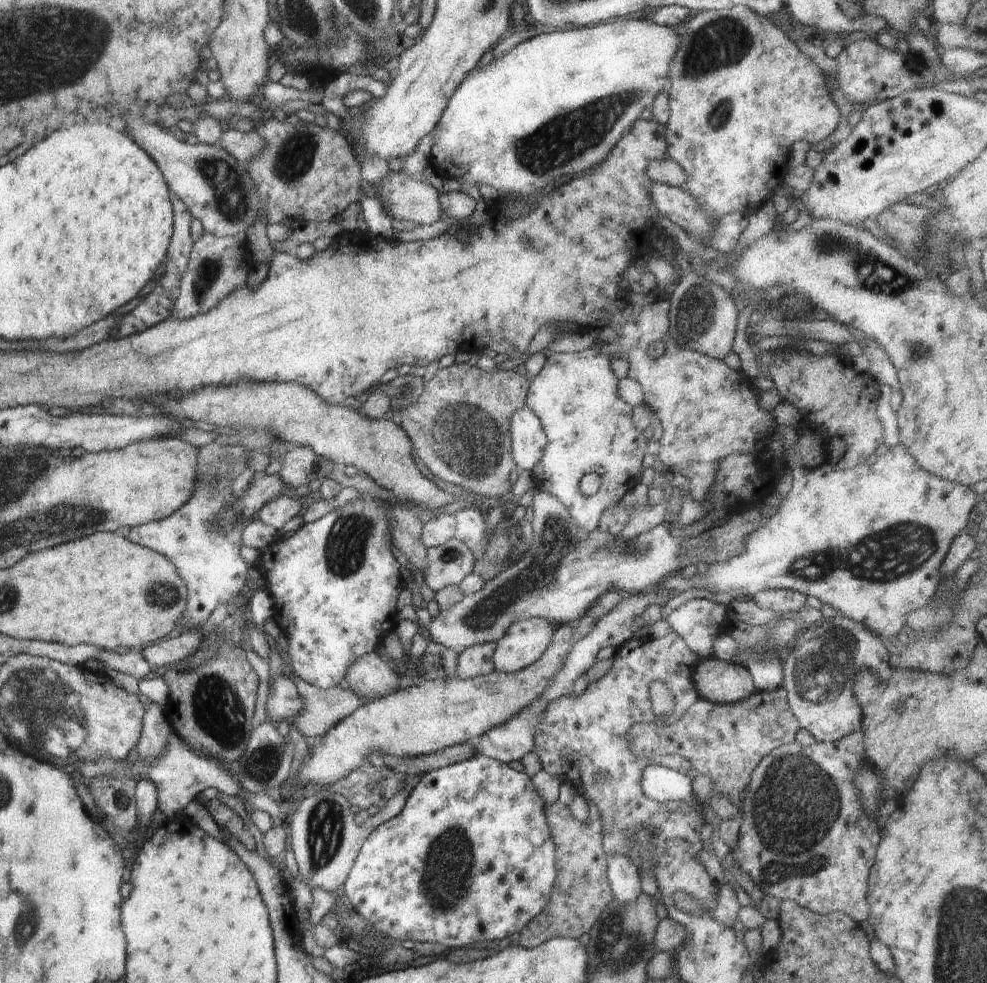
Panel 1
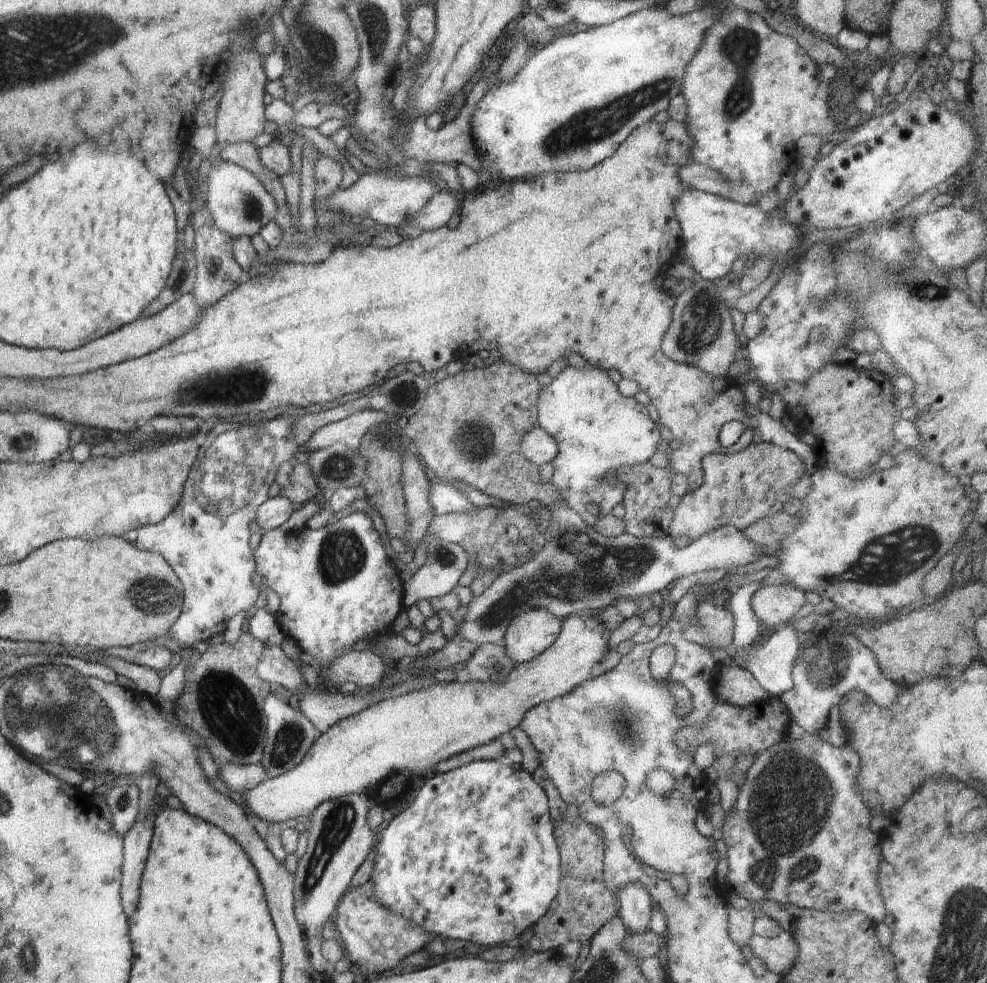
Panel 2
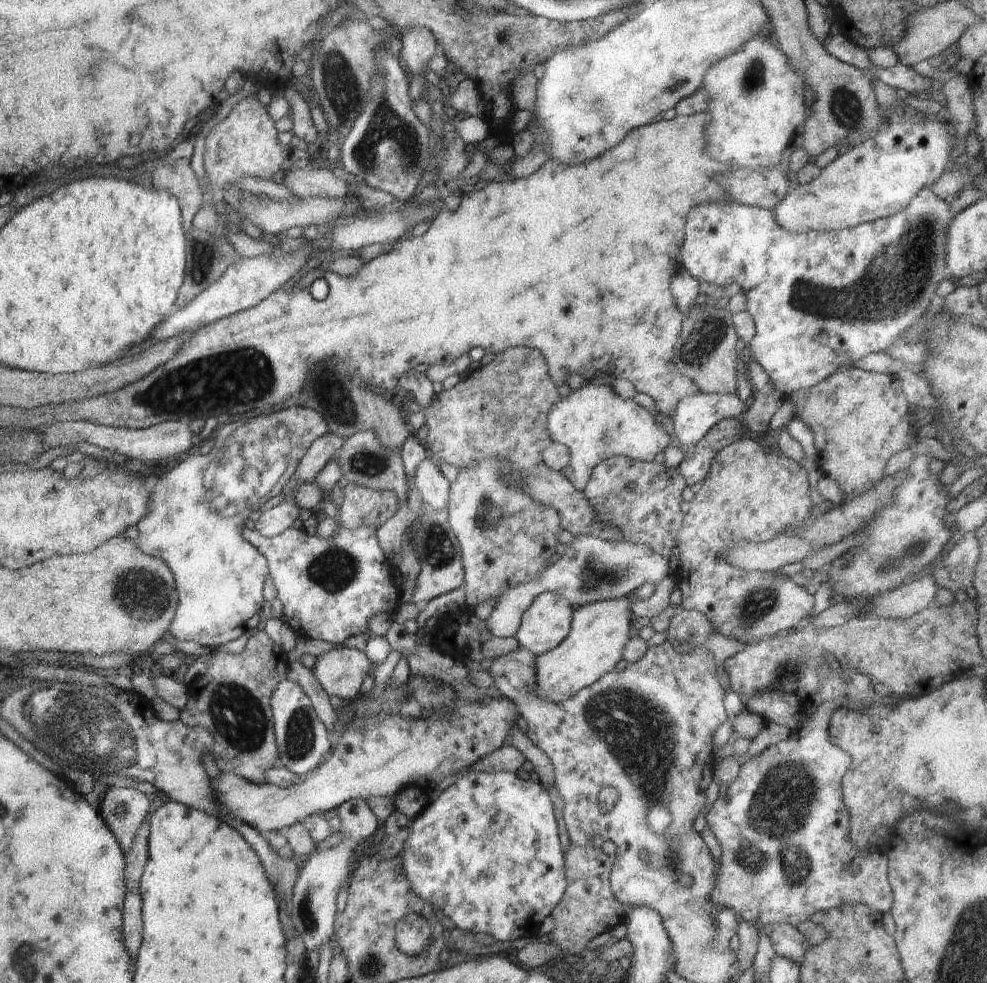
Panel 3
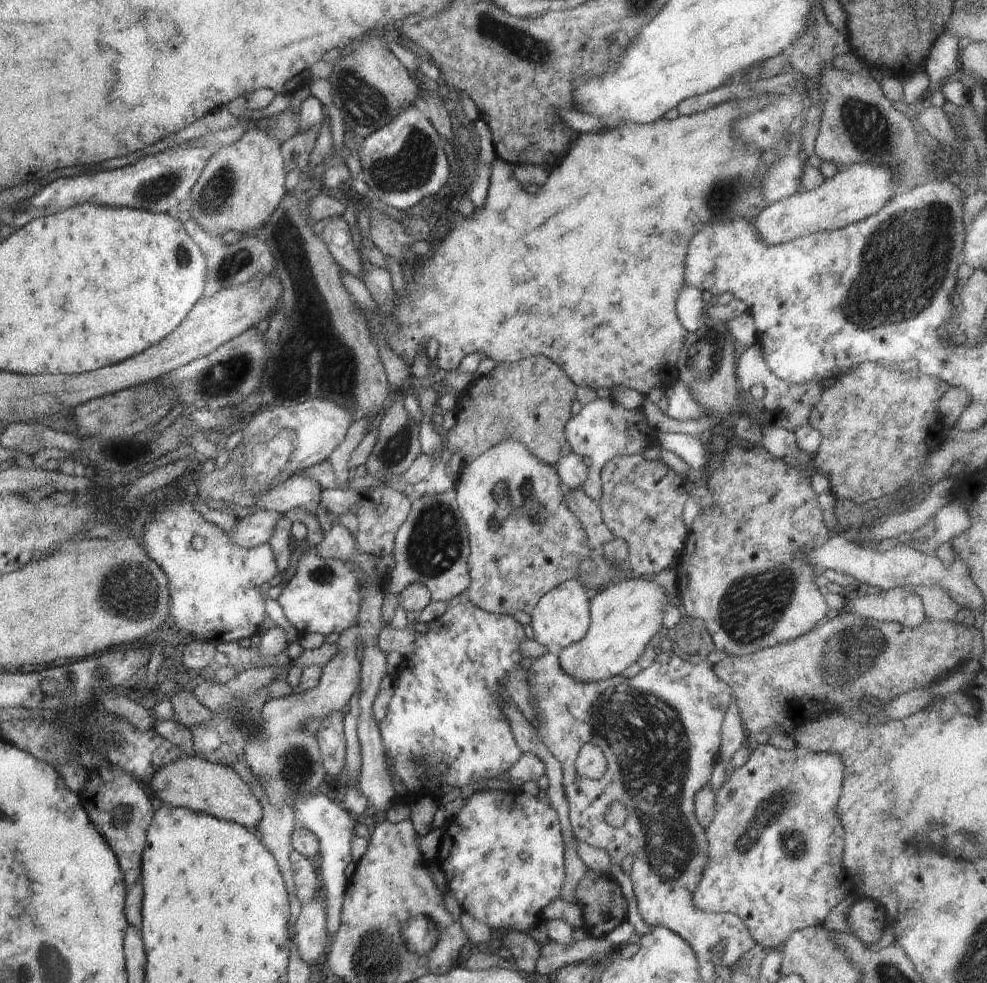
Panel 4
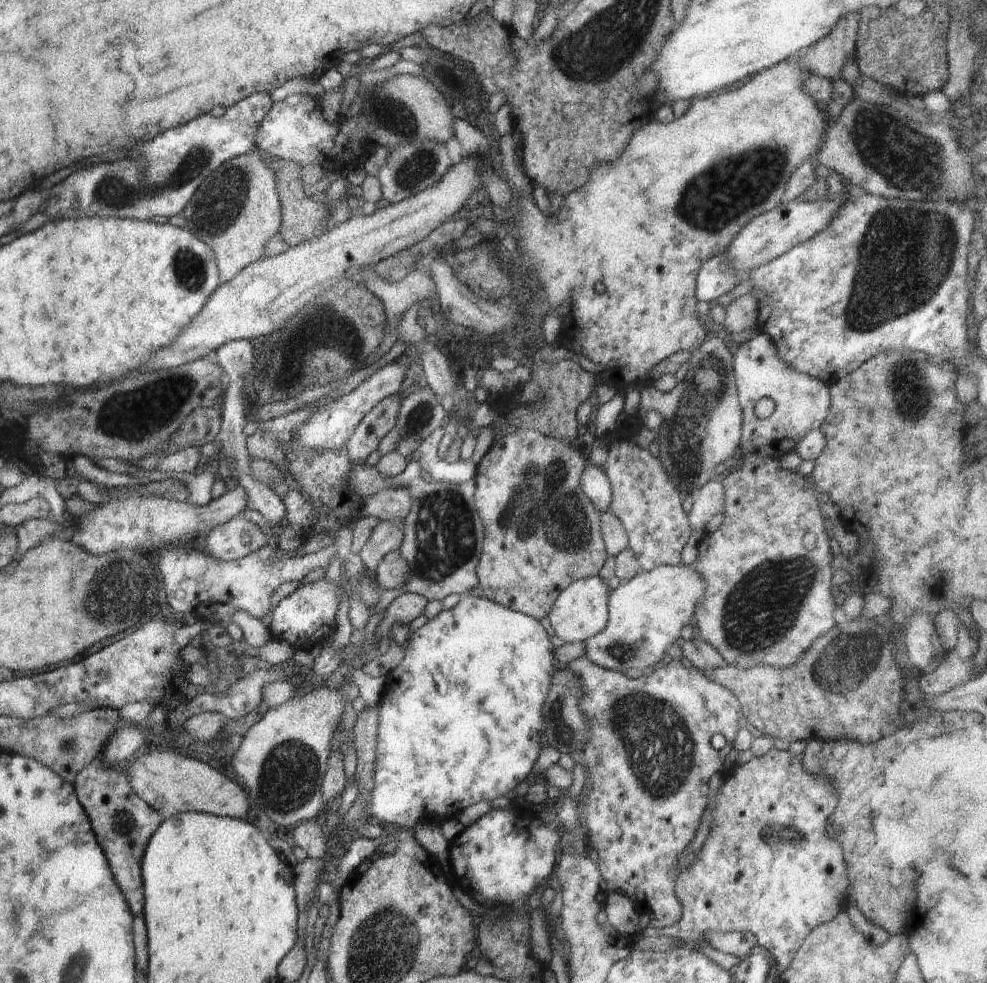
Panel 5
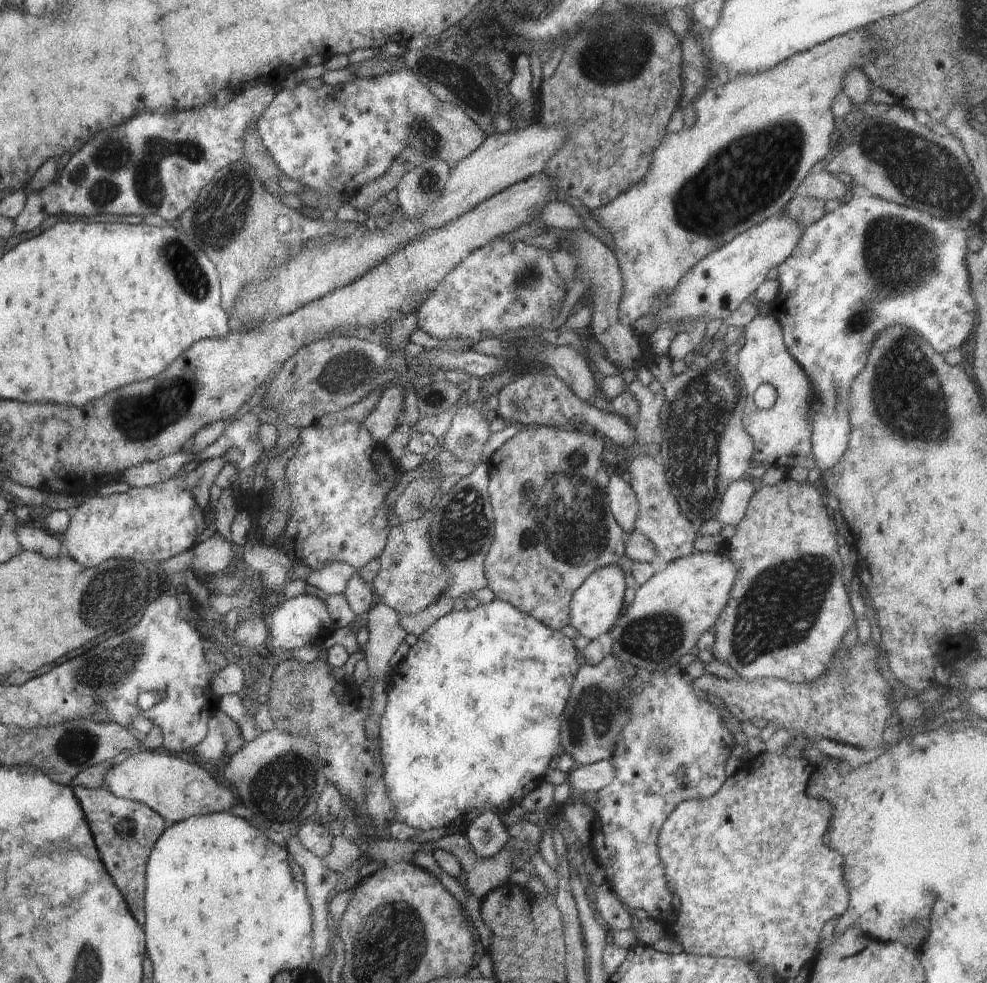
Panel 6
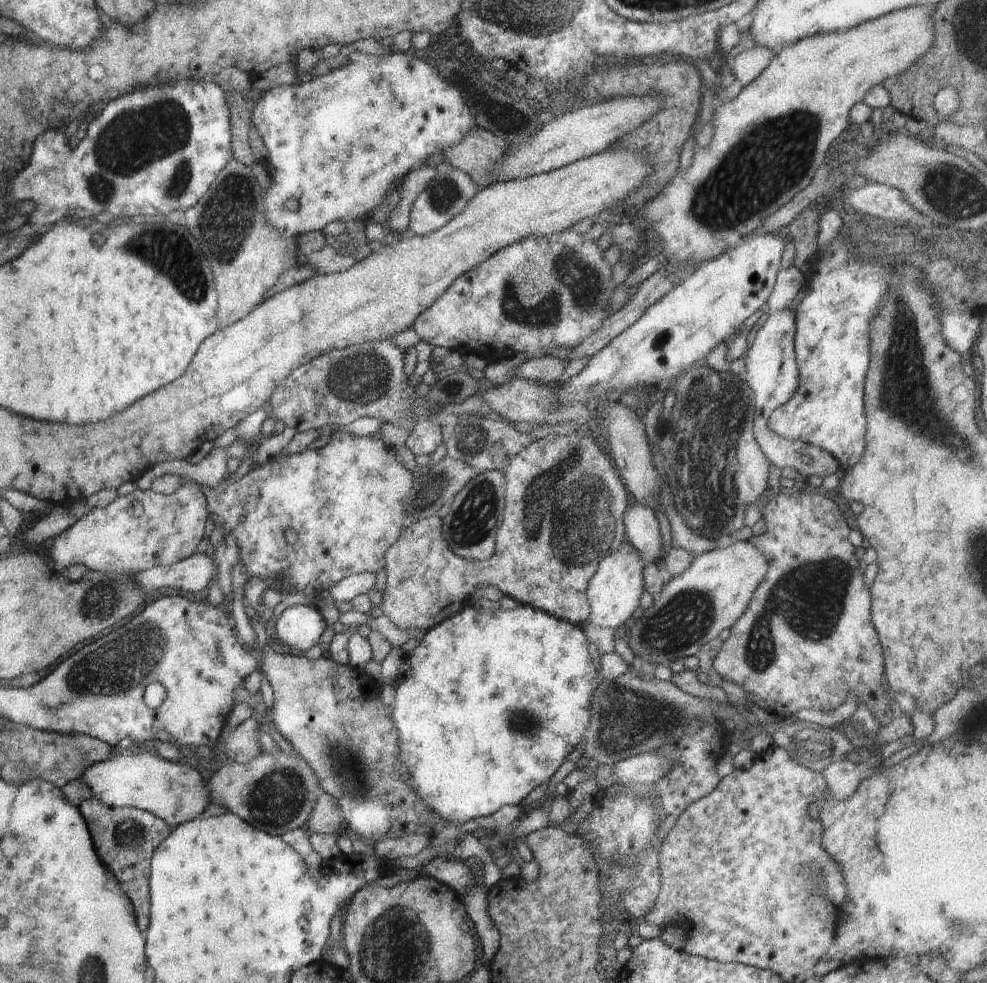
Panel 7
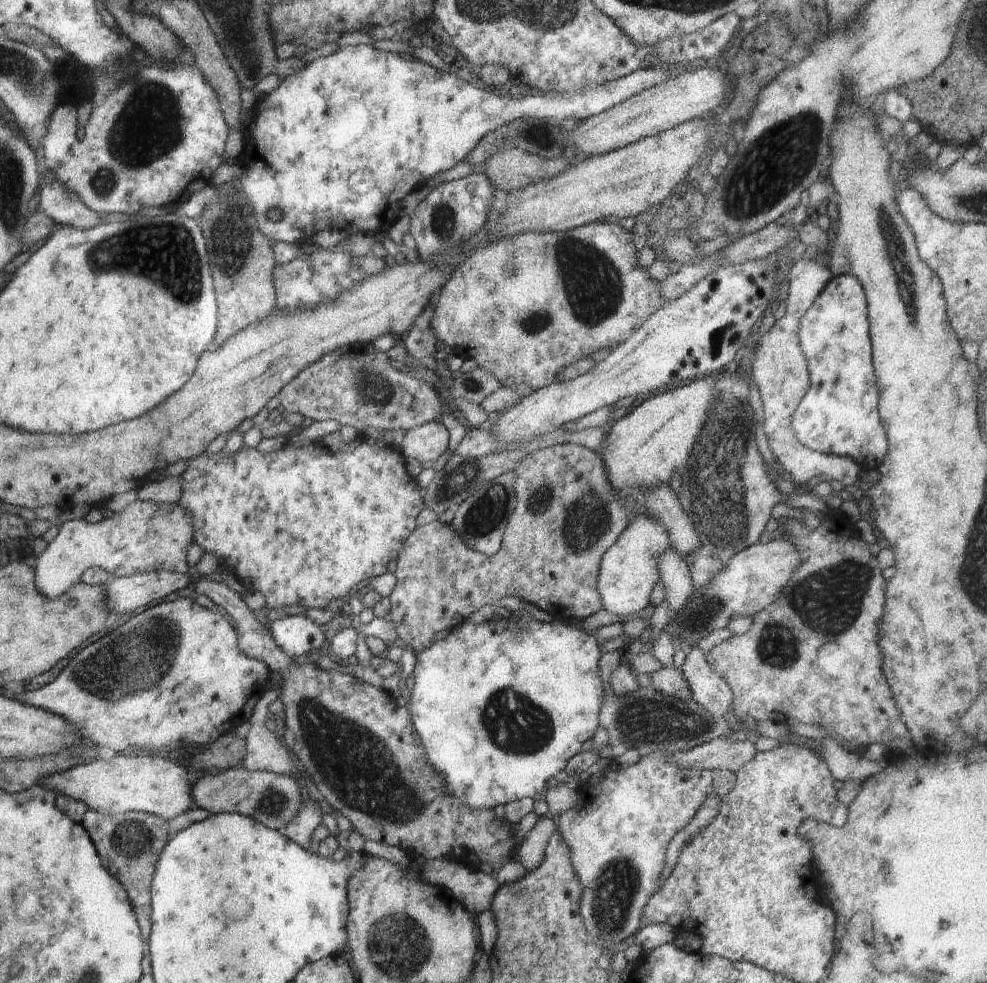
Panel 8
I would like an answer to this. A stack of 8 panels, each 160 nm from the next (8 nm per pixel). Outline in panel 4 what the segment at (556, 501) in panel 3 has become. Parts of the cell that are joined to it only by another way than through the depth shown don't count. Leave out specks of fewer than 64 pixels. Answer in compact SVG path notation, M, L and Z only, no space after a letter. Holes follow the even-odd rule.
M536 355L522 358L515 363L498 363L487 376L474 377L471 384L463 391L462 400L457 401L454 413L449 417L452 424L447 433L447 447L454 447L463 457L464 465L479 457L485 450L507 438L515 438L523 442L540 460L549 465L556 465L573 450L565 437L564 430L570 414L570 405L576 400L577 384L563 372L550 358ZM565 488L568 508L579 518L590 541L591 548L600 548L613 538L611 528L604 522L598 500L590 498L583 490Z

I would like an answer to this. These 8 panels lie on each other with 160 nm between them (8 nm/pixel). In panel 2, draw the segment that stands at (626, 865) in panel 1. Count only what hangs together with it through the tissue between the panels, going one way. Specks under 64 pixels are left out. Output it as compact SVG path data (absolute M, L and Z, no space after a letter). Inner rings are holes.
M628 883L619 890L619 917L635 935L650 930L653 904L650 895L636 883Z

